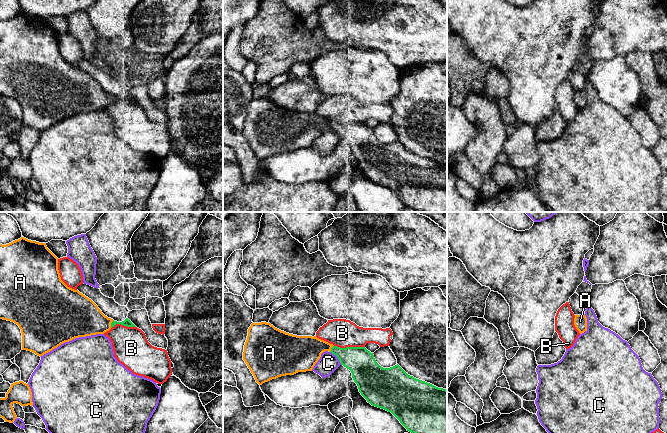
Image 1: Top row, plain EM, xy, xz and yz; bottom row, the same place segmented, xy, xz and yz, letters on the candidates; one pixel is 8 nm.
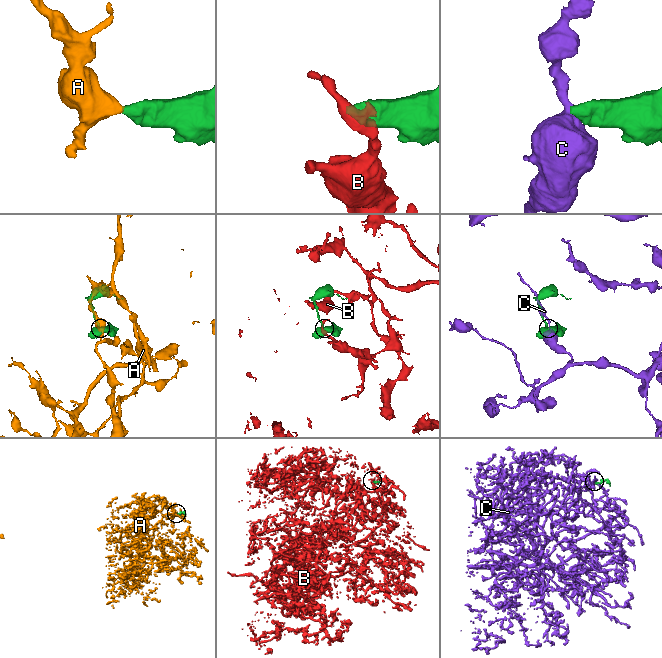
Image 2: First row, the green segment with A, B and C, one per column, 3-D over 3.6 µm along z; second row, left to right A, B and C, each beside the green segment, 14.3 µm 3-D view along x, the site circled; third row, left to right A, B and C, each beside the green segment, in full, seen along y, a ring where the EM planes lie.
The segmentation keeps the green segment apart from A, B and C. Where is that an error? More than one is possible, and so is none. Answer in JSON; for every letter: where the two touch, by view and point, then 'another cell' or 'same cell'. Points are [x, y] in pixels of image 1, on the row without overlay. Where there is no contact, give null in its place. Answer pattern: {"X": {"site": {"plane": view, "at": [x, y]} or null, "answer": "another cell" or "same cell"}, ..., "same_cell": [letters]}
{"A": {"site": {"plane": "xy", "at": [111, 100]}, "answer": "same cell"}, "B": {"site": {"plane": "xz", "at": [349, 123]}, "answer": "another cell"}, "C": {"site": {"plane": "xz", "at": [337, 133]}, "answer": "another cell"}, "same_cell": ["A"]}

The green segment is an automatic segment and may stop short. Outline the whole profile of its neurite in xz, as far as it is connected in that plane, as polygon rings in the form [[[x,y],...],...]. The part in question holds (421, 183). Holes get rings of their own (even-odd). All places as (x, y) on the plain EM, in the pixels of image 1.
[[[261,98],[252,99],[248,105],[248,112],[244,121],[243,136],[253,150],[256,158],[262,161],[265,158],[281,152],[312,147],[320,135],[321,130],[325,127],[336,131],[341,141],[351,147],[352,154],[357,160],[359,168],[368,179],[391,188],[407,207],[417,212],[447,212],[447,166],[408,151],[398,140],[390,144],[381,143],[376,138],[373,129],[368,127],[365,123],[340,124],[316,112],[297,112],[289,110],[275,104],[269,98]]]

